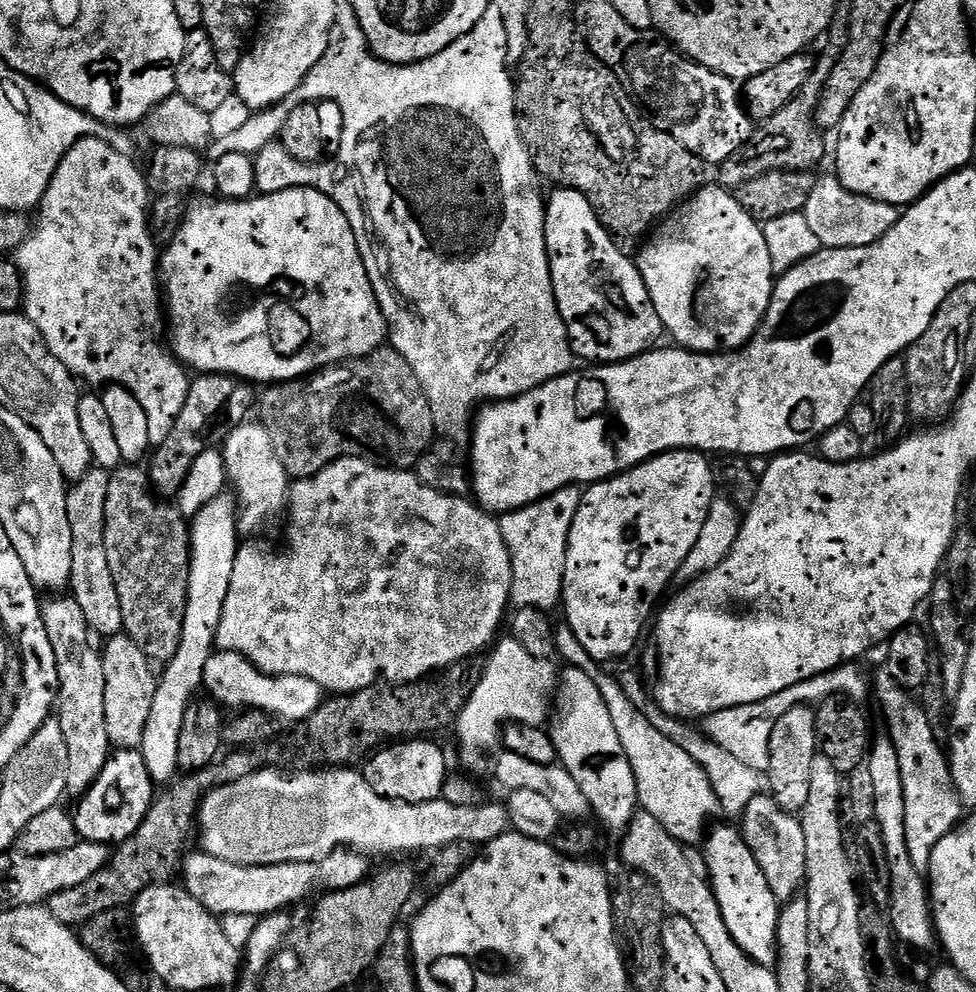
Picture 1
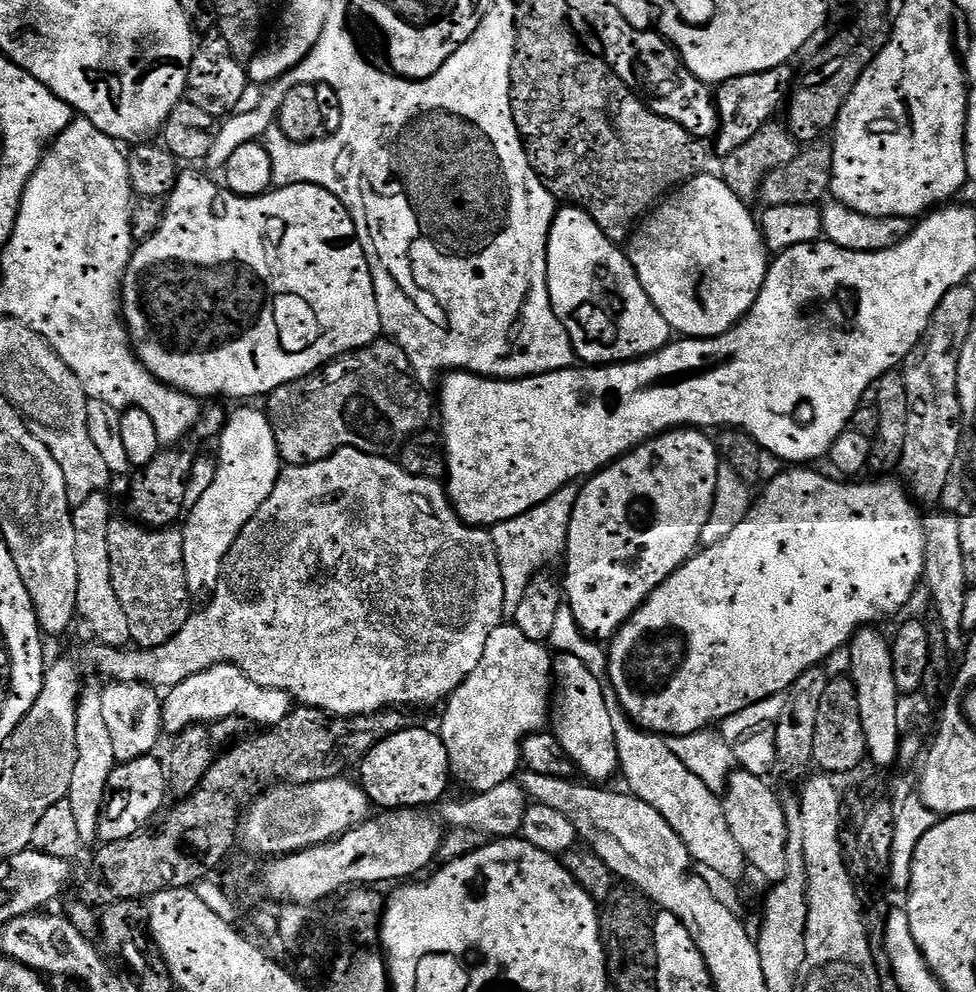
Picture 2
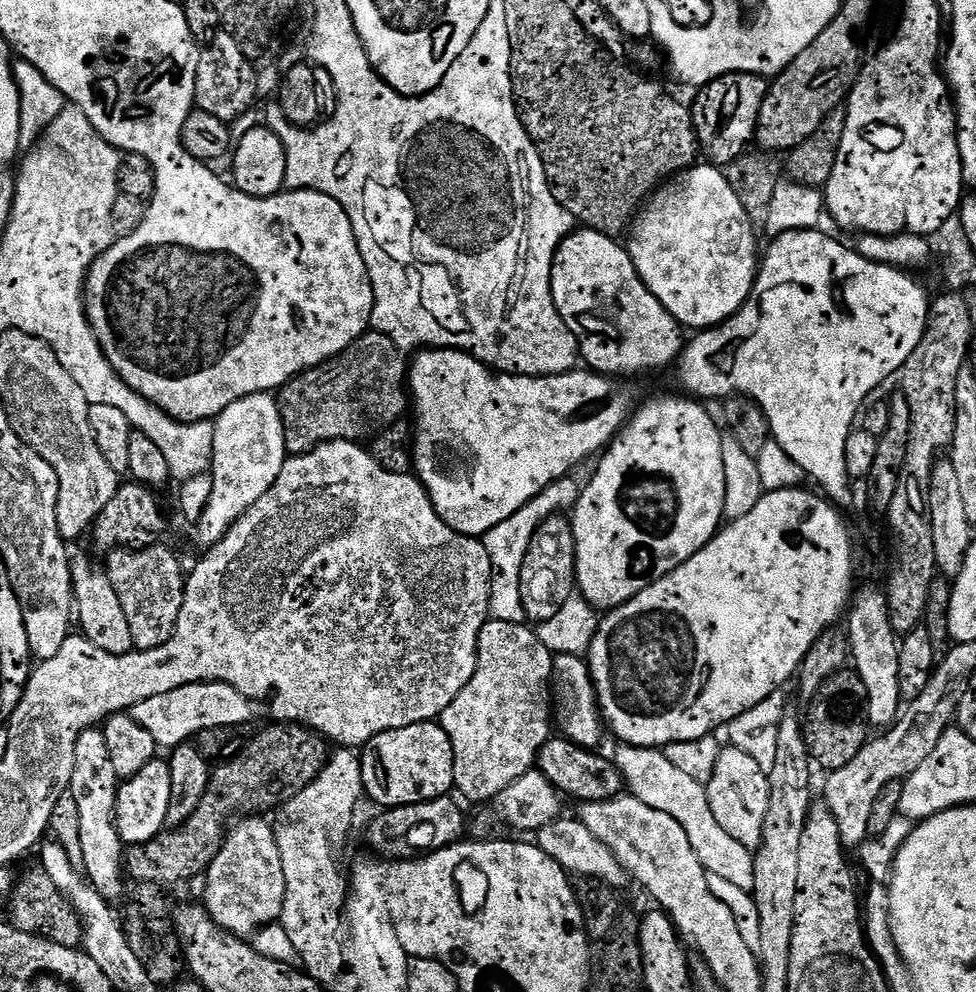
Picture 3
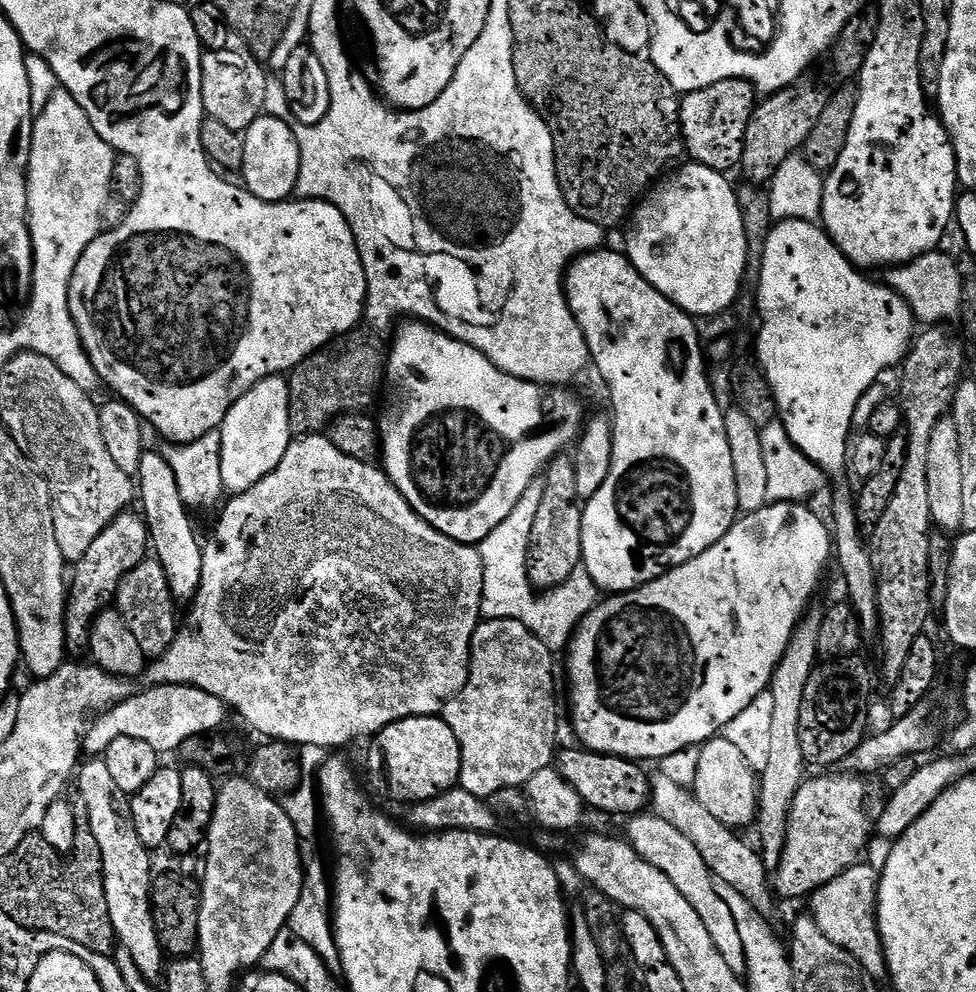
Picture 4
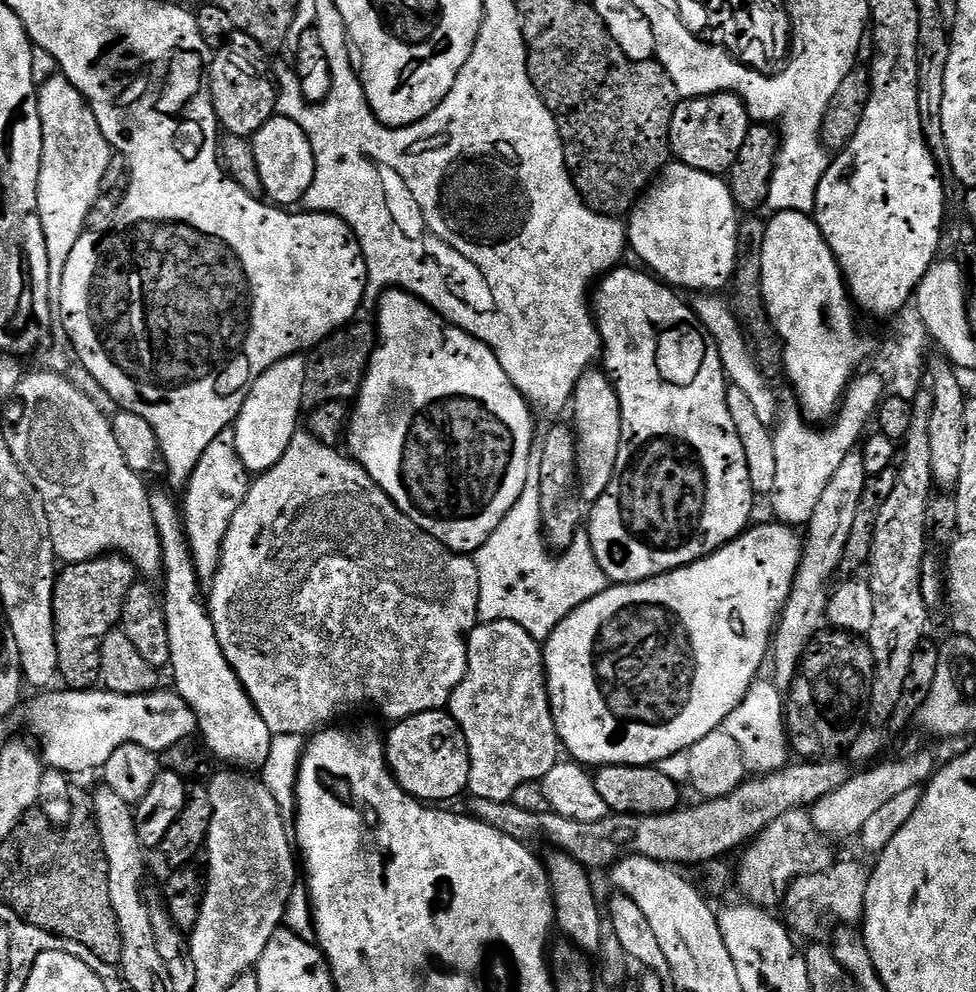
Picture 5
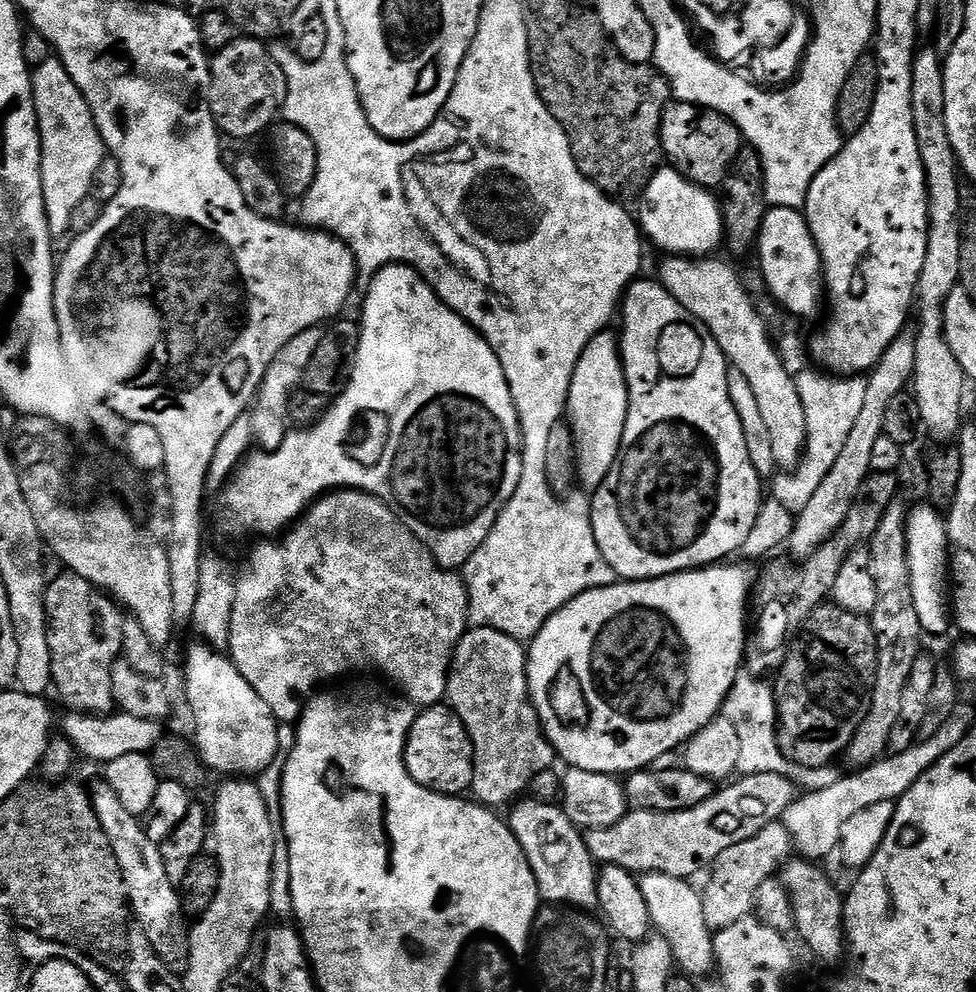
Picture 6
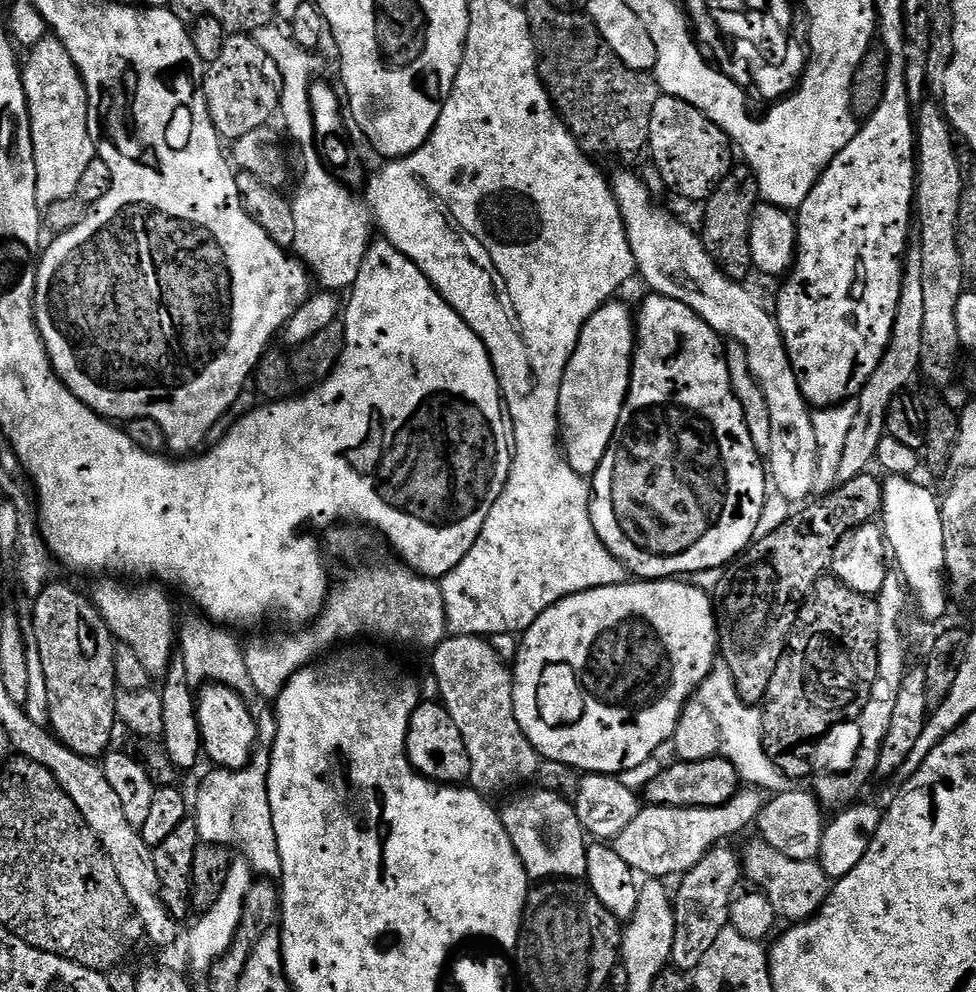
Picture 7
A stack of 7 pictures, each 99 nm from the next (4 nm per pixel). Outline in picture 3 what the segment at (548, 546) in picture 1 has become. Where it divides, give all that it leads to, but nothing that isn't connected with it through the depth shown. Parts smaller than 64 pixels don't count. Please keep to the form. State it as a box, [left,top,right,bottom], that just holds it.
[482,476,582,624]

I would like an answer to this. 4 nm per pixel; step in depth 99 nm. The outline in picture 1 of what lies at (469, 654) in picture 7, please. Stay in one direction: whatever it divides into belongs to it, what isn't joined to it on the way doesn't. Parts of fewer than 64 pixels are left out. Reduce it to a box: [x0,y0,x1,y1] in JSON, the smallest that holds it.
[454,639,558,764]

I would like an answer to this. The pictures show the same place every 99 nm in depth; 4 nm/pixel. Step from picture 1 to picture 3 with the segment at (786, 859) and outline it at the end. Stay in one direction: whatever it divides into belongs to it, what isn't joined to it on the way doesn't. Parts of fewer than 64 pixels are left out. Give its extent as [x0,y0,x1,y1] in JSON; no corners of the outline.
[707,746,770,850]

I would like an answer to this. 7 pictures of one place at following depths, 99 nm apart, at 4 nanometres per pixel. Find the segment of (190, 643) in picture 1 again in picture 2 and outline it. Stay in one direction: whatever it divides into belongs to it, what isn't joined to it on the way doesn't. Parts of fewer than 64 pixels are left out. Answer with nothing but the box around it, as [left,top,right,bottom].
[182,406,282,594]

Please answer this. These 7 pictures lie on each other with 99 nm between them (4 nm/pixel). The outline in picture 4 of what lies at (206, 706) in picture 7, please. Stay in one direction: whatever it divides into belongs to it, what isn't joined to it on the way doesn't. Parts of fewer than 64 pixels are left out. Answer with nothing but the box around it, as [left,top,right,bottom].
[138,450,204,605]

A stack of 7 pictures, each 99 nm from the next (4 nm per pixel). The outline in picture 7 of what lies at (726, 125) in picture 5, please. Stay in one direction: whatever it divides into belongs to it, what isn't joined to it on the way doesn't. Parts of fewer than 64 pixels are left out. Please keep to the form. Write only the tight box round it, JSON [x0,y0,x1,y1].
[647,94,734,201]

